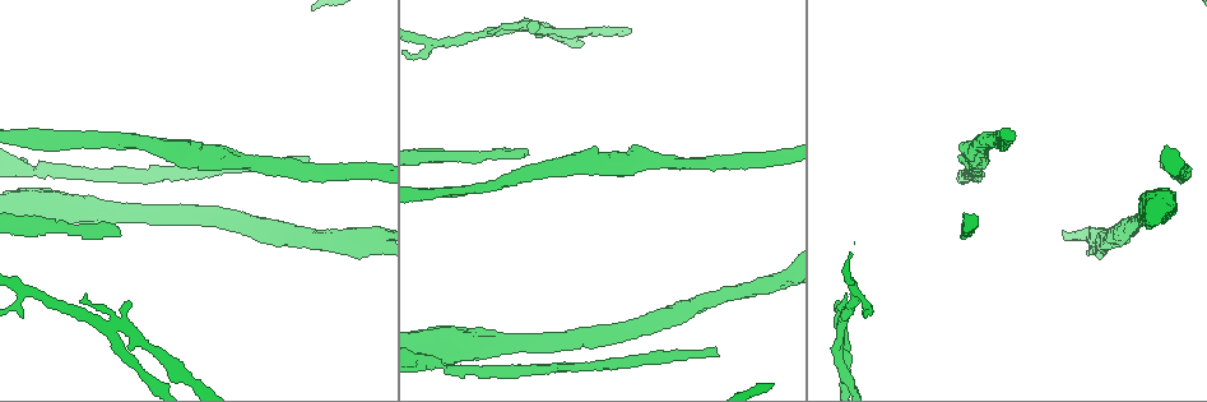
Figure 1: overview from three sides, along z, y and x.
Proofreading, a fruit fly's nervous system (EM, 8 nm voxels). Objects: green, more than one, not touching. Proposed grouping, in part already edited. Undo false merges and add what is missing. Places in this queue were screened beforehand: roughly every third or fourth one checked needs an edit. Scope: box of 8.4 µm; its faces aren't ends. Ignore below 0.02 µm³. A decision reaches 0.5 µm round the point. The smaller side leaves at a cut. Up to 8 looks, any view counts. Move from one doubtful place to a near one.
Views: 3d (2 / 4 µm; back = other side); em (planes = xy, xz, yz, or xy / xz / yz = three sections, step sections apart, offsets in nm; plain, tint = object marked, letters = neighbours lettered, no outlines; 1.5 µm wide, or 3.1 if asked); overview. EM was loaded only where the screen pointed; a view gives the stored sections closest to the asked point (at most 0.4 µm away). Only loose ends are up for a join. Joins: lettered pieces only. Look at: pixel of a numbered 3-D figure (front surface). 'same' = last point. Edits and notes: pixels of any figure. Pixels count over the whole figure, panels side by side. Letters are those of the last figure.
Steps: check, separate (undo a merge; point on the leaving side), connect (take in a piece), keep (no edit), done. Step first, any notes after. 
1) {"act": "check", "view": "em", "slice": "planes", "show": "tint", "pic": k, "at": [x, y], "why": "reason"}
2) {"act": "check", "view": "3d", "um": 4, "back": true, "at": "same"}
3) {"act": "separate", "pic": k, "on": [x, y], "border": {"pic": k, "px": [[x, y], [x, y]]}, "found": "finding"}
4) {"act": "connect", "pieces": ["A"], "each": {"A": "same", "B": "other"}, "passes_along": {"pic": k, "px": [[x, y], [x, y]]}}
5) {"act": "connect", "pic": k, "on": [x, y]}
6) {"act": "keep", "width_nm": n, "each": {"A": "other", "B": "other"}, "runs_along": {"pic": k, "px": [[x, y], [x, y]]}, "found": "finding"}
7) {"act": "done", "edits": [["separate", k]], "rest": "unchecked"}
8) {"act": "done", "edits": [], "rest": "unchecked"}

{"act": "check", "view": "3d", "um": 2, "pic": 1, "at": [715, 354], "why": "free end"}

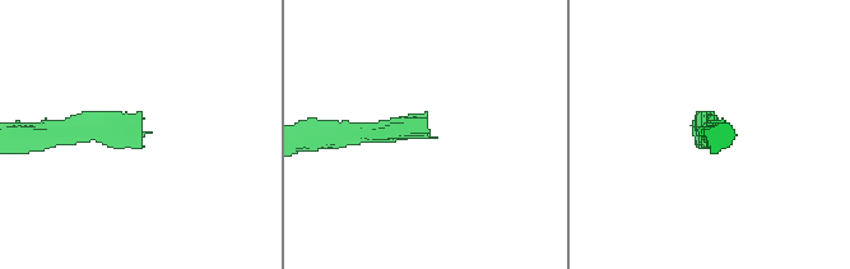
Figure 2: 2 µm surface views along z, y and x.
{"act": "check", "view": "em", "slice": "xz", "step": 8, "show": "letters", "pic": 2, "at": [430, 134]}

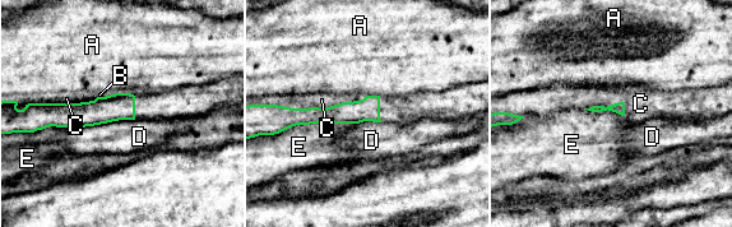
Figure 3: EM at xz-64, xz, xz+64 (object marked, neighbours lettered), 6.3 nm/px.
{"act": "connect", "pieces": ["C"], "each": {"A": "other", "B": "other", "C": "same", "D": "other", "E": "other"}, "passes_along": {"pic": 3, "px": [[369, 109], [330, 106], [322, 100]]}, "found": "it goes on there"}

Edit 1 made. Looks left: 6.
{"act": "check", "view": "em", "slice": "planes", "show": "plain", "pic": 1, "at": [484, 342], "why": "sudden change in width"}

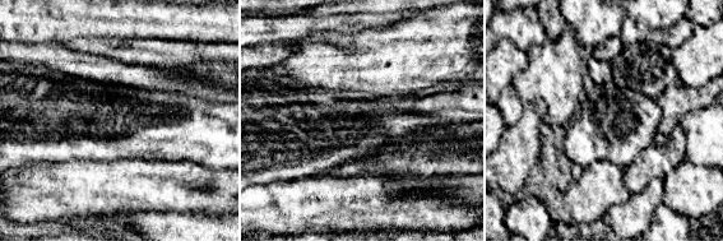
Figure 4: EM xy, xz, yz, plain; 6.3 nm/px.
{"act": "check", "view": "em", "slice": "planes", "show": "letters", "at": "same"}

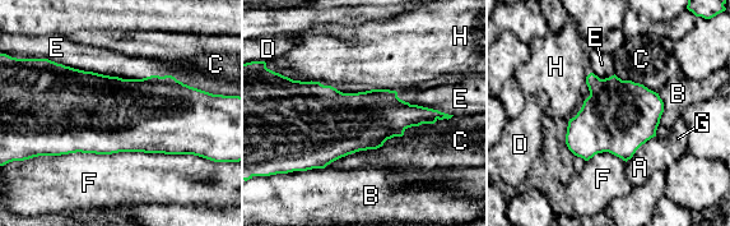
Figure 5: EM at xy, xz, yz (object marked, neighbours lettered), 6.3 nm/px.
{"act": "keep", "width_nm": 460, "longest_contact_nm": ["E", 1000], "each": {"A": "other", "B": "other", "C": "other", "D": "other", "E": "other", "F": "other", "G": "other", "H": "other"}, "found": "continuous, no second neuron"}

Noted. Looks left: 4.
{"act": "done", "edits": [["connect", 3]], "rest": "unchecked"}

